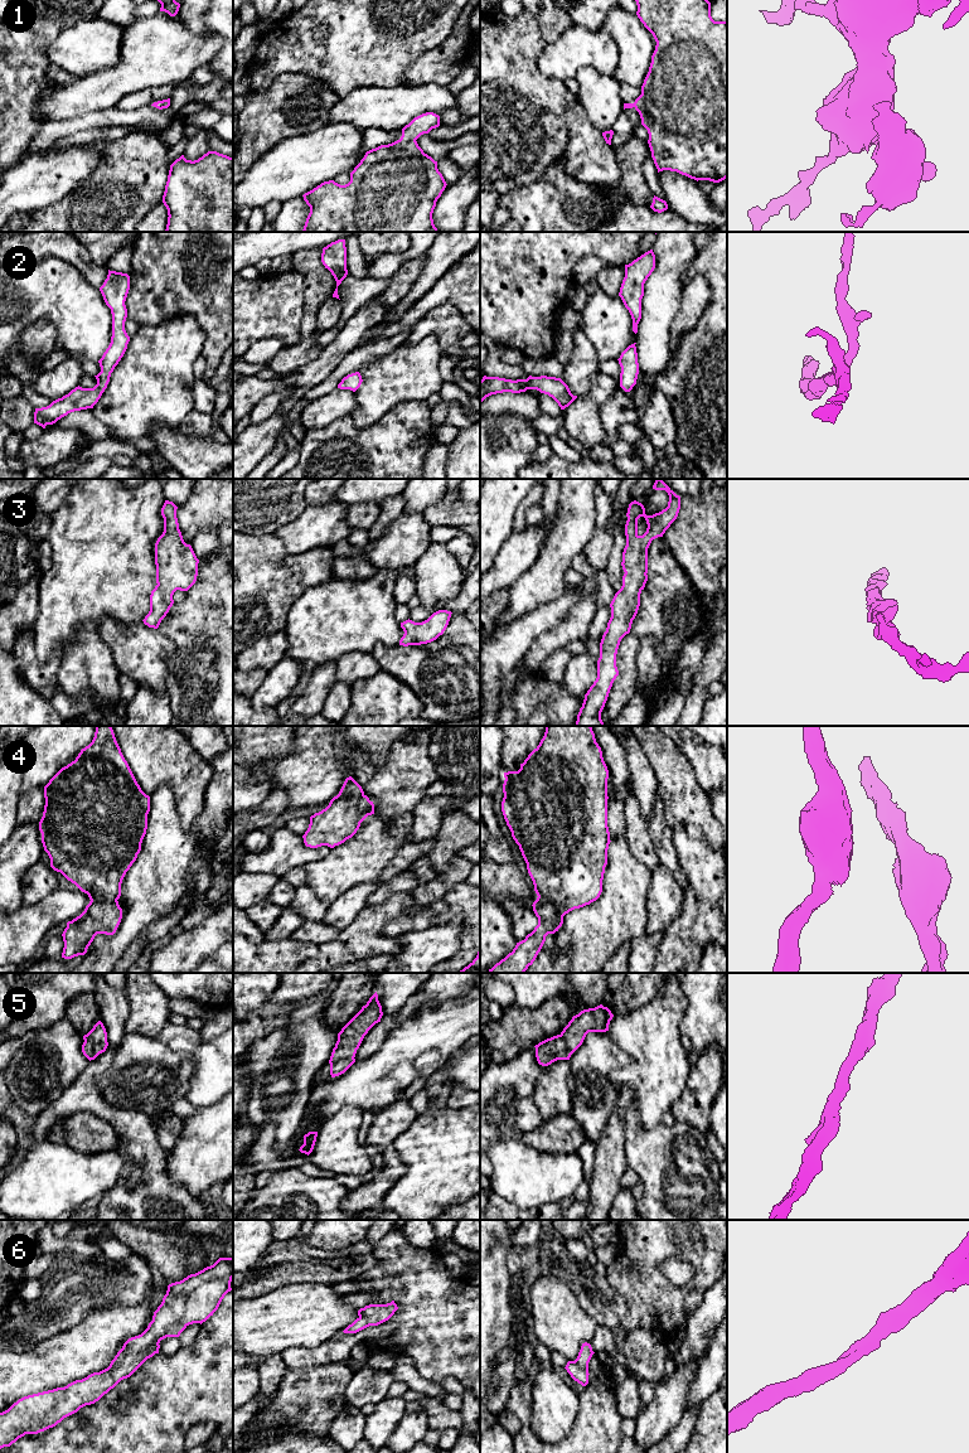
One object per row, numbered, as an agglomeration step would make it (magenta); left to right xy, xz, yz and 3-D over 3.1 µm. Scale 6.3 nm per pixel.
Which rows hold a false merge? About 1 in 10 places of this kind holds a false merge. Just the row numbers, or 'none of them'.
none of them

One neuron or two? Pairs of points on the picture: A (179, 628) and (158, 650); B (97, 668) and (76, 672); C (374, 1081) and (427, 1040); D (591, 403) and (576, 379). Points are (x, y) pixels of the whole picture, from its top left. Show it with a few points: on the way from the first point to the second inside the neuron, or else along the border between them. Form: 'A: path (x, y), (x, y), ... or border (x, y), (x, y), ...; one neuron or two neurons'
A: border (158, 628), (175, 645), (168, 667); two neurons
B: path (92, 668), (81, 672); one neuron
C: path (387, 1073), (415, 1049); one neuron
D: border (599, 372), (592, 377), (591, 388), (577, 397); two neurons

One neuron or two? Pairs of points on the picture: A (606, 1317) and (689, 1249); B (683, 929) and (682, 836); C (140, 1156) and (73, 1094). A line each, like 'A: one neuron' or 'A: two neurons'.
A: two neurons
B: one neuron
C: one neuron

